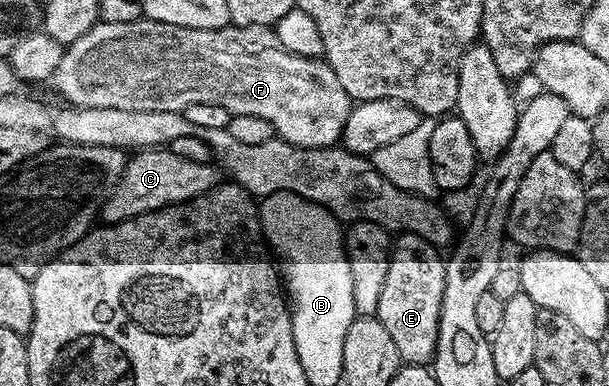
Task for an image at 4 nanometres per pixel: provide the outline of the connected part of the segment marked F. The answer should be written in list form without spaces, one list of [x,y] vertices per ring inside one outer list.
[[[140,19],[133,23],[105,23],[99,21],[88,33],[81,35],[74,43],[63,50],[61,63],[57,63],[57,71],[53,78],[53,86],[64,97],[66,104],[71,107],[117,107],[117,111],[173,111],[182,113],[191,105],[209,103],[225,107],[234,116],[253,115],[257,119],[265,119],[275,129],[275,137],[287,141],[302,149],[326,149],[334,146],[342,138],[345,119],[349,119],[353,102],[351,96],[337,83],[337,75],[328,67],[326,60],[318,57],[302,57],[293,55],[281,47],[274,28],[265,25],[226,25],[223,29],[194,29],[193,27],[177,27],[173,23],[148,21]]]

